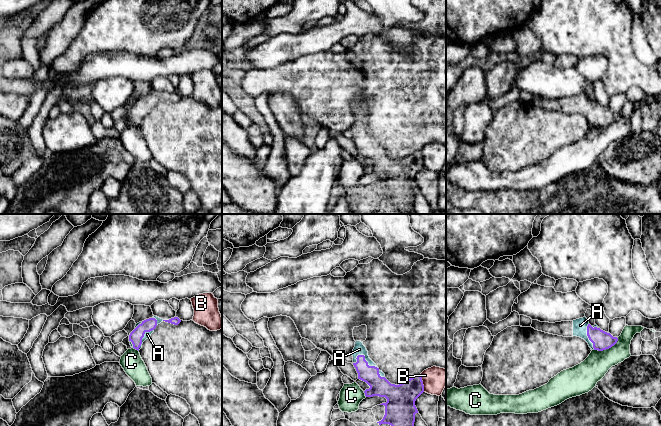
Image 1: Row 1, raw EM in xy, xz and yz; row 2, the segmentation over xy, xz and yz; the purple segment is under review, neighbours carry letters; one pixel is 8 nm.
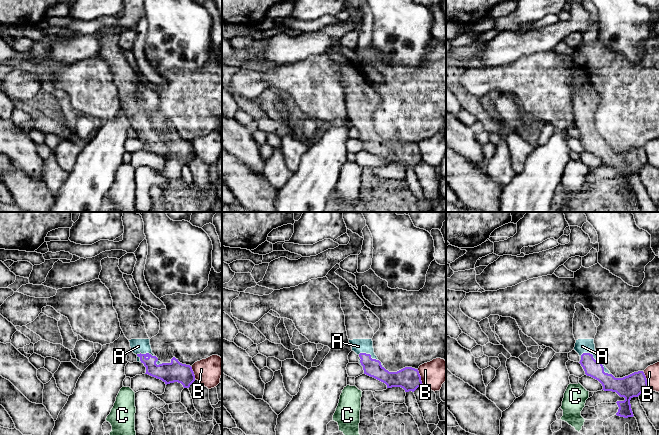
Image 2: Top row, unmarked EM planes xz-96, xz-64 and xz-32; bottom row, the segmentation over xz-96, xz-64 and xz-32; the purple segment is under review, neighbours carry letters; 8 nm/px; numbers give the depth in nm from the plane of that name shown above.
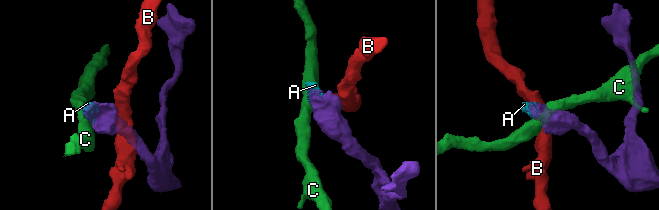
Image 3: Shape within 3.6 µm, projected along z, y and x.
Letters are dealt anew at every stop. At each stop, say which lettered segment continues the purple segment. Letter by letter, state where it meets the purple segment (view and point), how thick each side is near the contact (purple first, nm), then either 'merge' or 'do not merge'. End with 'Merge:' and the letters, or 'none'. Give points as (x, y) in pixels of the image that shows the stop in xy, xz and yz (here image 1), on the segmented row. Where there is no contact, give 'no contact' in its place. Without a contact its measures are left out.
A: xz (364, 357) | 140/90 nm | merge
B: xz (422, 383) | 240/200 nm | do not merge
C: yz (607, 348) | 150/200 nm | do not merge
Merge: A

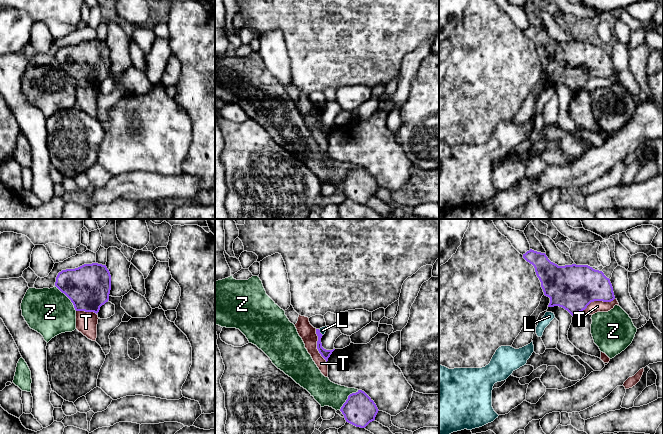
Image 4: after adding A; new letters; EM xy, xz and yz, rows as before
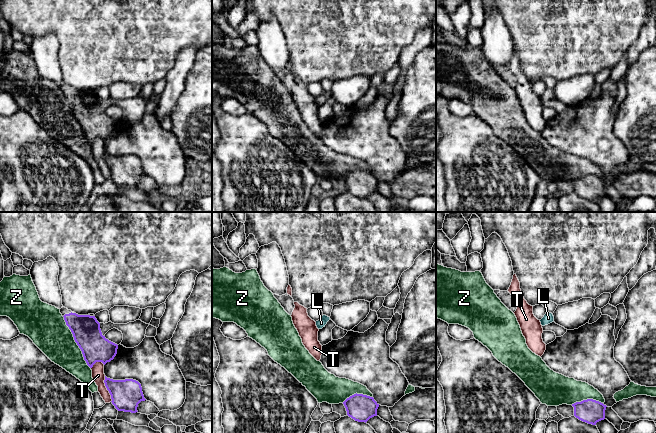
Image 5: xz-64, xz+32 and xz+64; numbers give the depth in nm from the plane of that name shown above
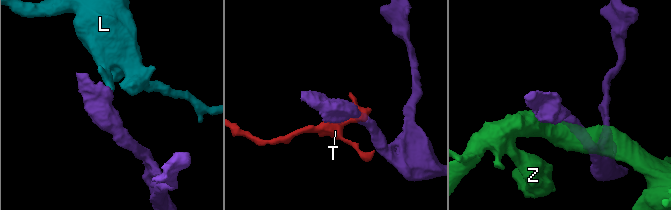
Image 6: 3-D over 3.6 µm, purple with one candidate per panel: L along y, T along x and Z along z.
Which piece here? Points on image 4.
L: xz (319, 332) | 70/50 nm | do not merge
T: yz (595, 300) | 360/100 nm | do not merge
Z: xy (68, 297) | 360/380 nm | do not merge
Merge: none

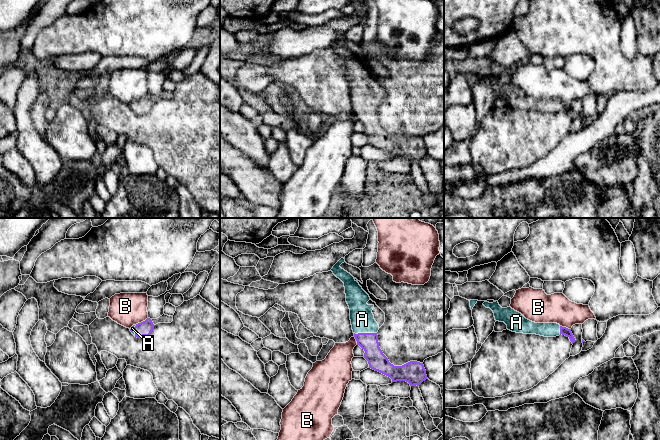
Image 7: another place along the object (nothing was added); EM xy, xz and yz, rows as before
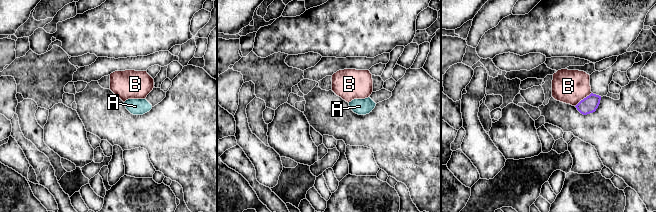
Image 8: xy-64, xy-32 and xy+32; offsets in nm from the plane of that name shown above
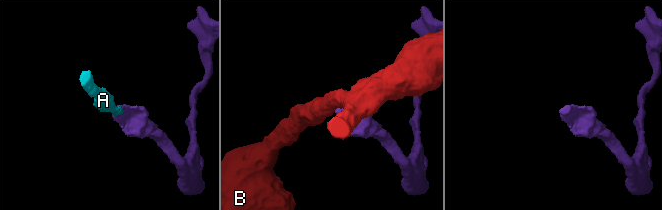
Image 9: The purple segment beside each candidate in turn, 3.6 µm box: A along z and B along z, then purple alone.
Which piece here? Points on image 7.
A: xz (365, 333) | 150/190 nm | merge
B: xy (141, 322) | 120/280 nm | do not merge
Merge: A

